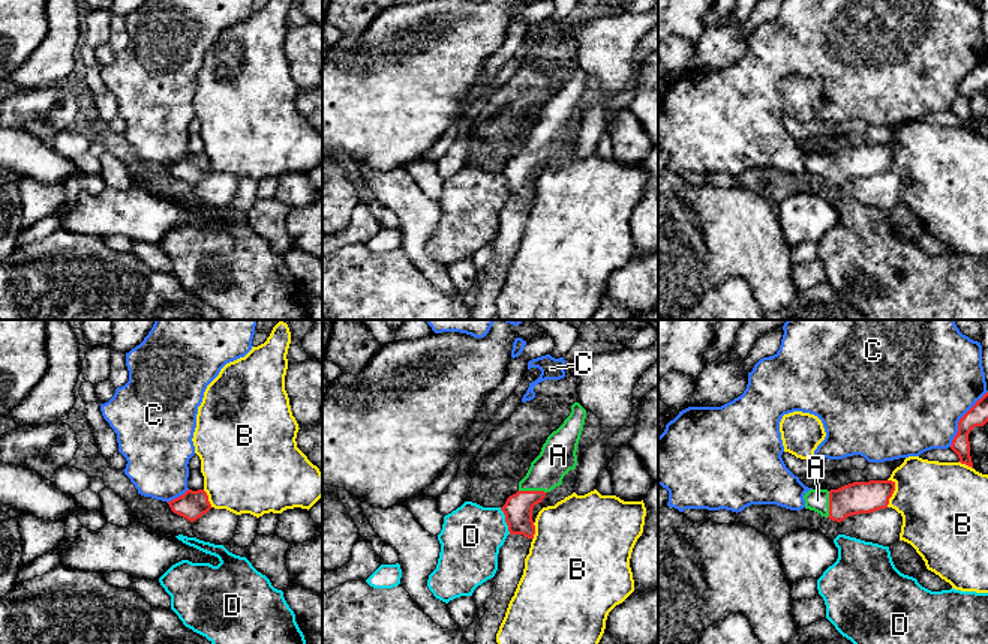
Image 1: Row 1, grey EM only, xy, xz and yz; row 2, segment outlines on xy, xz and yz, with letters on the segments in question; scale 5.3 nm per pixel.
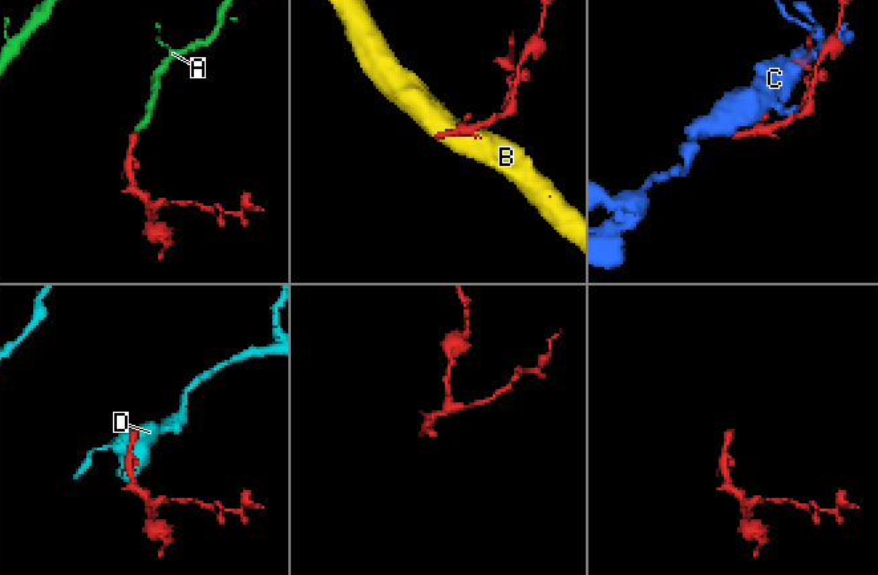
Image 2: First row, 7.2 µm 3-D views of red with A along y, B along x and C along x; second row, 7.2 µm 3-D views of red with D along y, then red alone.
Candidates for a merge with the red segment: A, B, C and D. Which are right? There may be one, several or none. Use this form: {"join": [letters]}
{"join": ["A"]}

